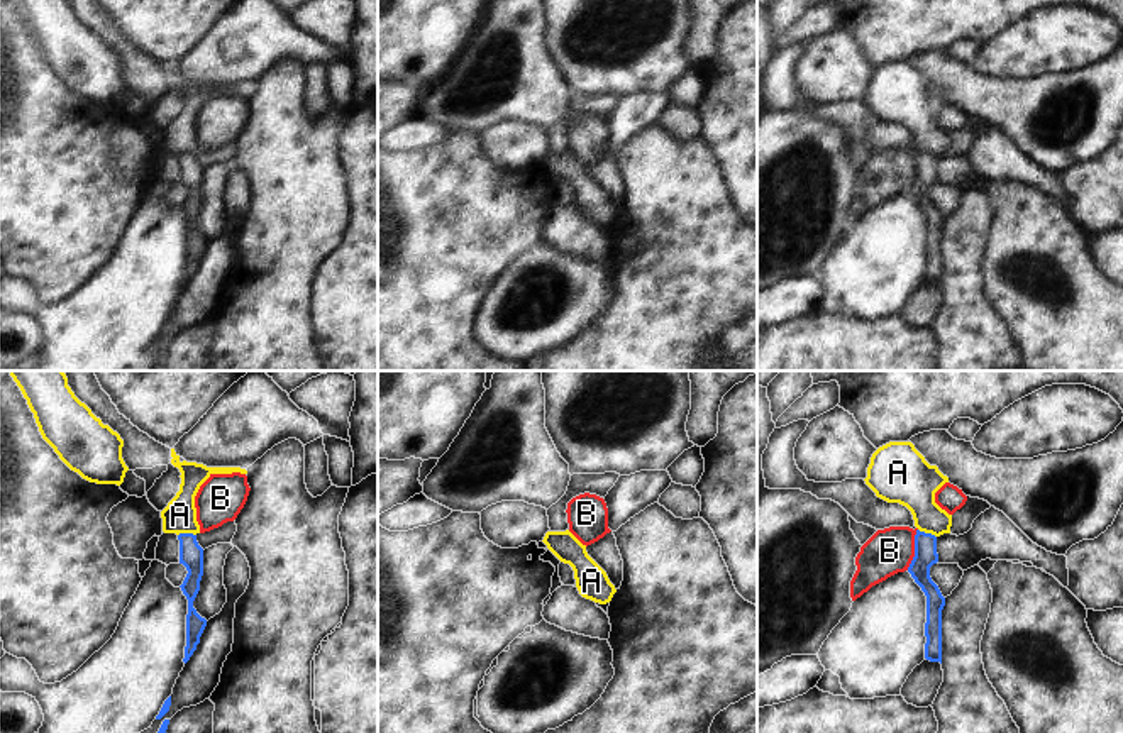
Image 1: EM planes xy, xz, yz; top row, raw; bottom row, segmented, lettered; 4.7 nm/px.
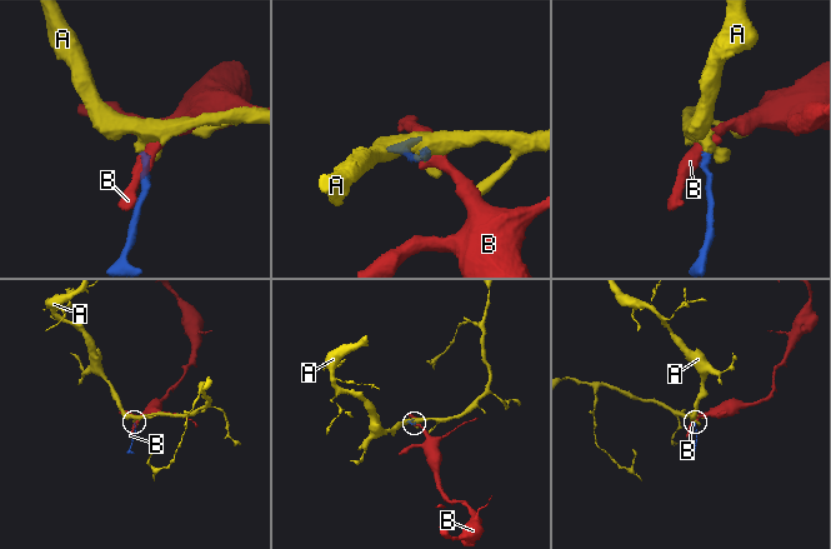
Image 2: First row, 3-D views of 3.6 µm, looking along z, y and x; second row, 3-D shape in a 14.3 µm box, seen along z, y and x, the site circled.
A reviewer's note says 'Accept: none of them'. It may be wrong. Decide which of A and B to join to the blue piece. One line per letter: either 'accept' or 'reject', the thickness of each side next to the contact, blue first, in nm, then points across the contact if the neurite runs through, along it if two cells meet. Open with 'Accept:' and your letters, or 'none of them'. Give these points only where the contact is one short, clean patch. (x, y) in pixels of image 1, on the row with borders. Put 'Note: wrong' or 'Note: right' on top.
Note: right
Accept: none of them
A: reject | 110/160 nm | along xy (195, 534), (178, 535)
B: reject | 110/220 nm | along yz (917, 529), (915, 556), (907, 569)

